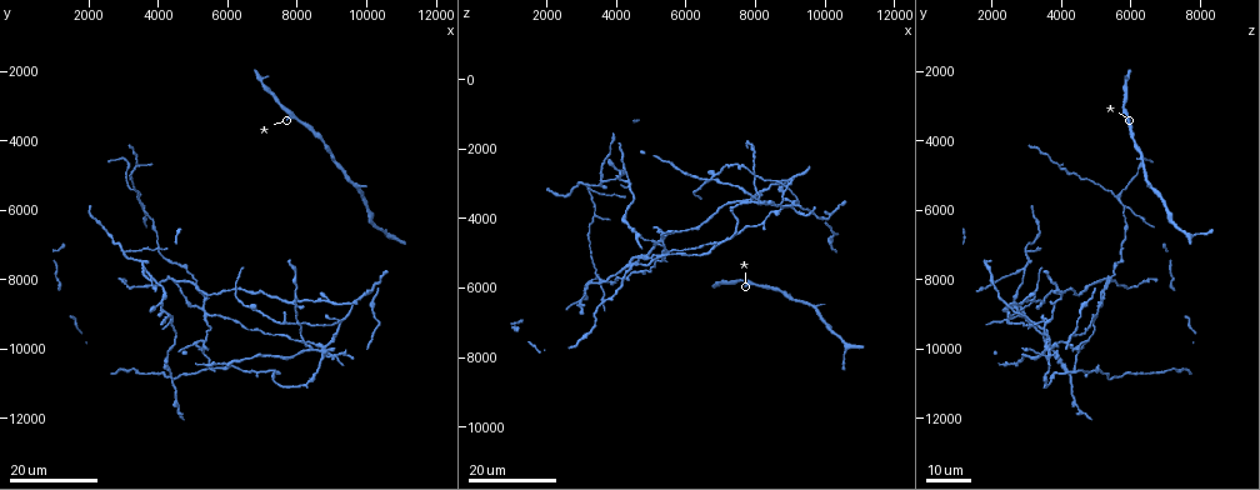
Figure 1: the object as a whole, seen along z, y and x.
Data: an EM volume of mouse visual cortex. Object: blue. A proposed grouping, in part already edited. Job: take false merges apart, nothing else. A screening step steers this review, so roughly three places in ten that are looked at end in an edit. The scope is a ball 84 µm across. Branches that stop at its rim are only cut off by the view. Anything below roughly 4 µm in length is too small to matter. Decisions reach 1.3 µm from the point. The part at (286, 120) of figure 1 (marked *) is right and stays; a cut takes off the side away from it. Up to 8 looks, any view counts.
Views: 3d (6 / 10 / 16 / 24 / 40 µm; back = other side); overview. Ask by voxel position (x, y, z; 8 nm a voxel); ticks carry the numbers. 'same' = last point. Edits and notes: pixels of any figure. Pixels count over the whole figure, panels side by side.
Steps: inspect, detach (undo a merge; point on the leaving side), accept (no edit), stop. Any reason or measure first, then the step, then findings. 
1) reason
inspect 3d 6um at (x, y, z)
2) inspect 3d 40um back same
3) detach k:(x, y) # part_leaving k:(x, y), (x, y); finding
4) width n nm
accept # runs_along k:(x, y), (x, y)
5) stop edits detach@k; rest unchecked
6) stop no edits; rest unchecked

inspect 3d 24um at (10000, 6300, 7100)

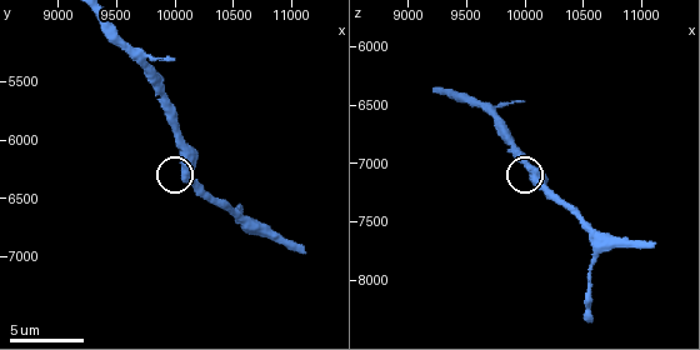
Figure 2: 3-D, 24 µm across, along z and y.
closer look
inspect 3d 6um at (10080, 6320, 7120)

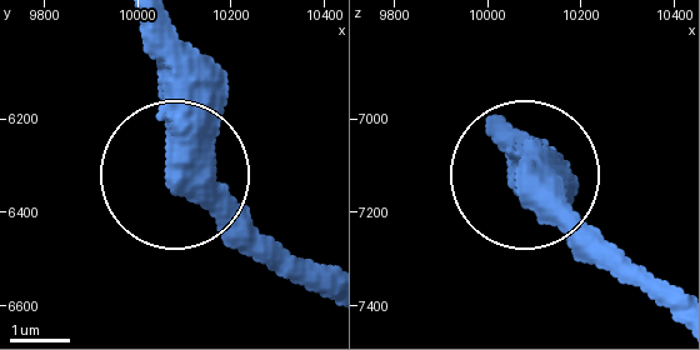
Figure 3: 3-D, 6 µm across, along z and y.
from behind
inspect 3d 6um back at (10085, 6340, 7120)

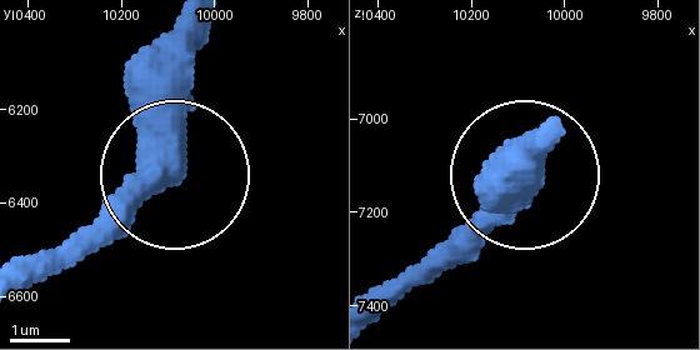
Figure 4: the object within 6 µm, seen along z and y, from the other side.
accept # all the same neuron

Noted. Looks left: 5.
arms run side by side
inspect 3d 16um at (4200, 10500, 4000)

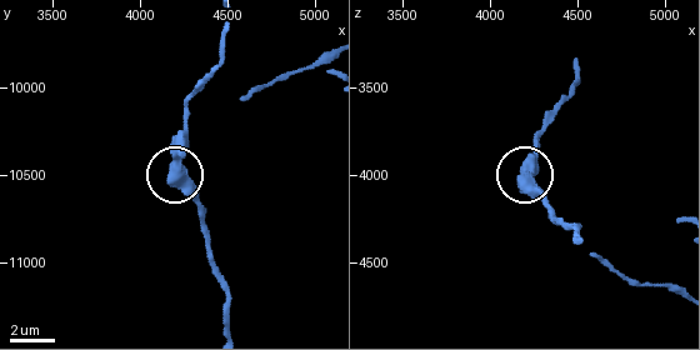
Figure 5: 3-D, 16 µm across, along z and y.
zoom in
inspect 3d 6um at (4200, 10540, 4040)

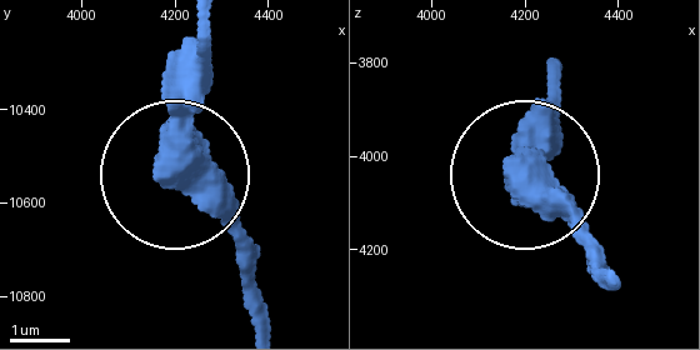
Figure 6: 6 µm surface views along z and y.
width 440 nm
accept # continuous, no second neuron

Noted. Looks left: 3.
three arms meet
inspect 3d 24um at (3000, 7300, 3000)

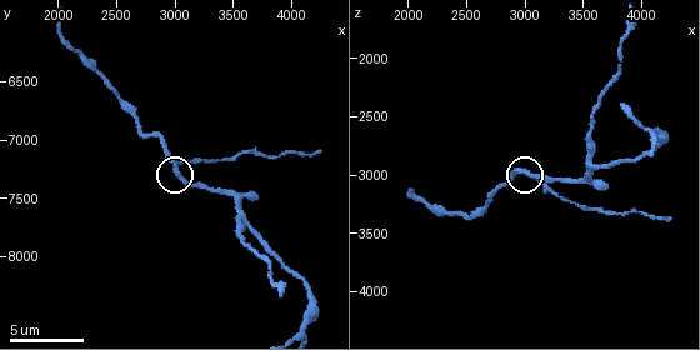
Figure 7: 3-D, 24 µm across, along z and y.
inspect 3d 6um at (3020, 7200, 2980)

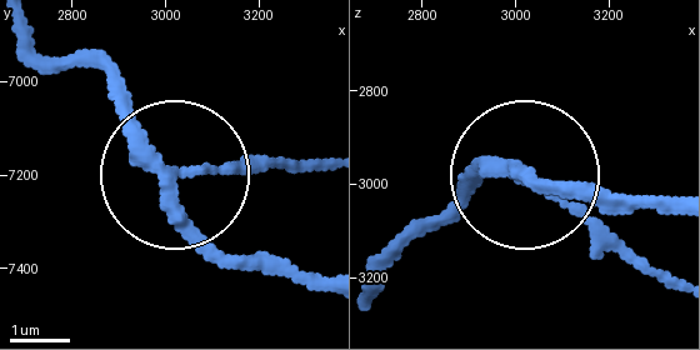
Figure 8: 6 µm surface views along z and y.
width 200 nm
detach 8:(235, 163) # part_leaving 8:(169, 174), (329, 169); a second neuron is stuck on

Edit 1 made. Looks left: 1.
two arms in line, one across
inspect 3d 16um at (3540, 7680, 2900)

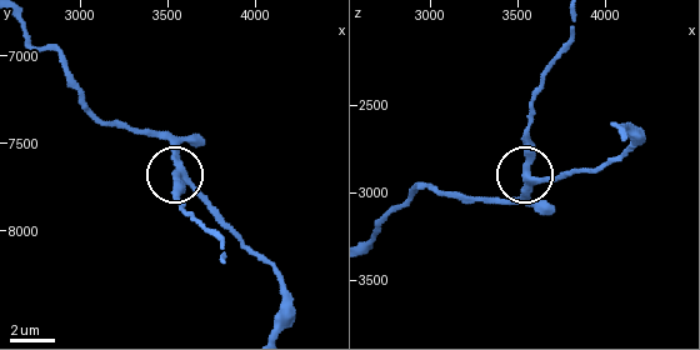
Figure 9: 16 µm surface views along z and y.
width 300 nm
accept # runs_along 9:(620, 134), (629, 145), (598, 166), (526, 176), (521, 203); continuous, no second neuron

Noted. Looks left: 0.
stop edits detach@8; rest unchecked

